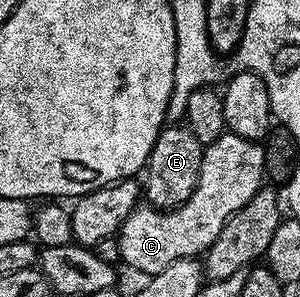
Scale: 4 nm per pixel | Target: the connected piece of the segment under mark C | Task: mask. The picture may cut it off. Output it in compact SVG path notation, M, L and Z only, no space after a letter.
M232 134L220 136L214 144L205 148L199 182L195 186L191 198L187 198L187 202L168 210L139 206L125 219L120 232L115 237L121 255L120 263L134 268L137 272L145 272L144 275L150 277L167 270L167 266L171 266L171 262L176 260L200 257L208 252L210 246L215 242L215 238L219 238L219 230L223 230L225 223L239 209L247 206L247 202L251 202L253 195L263 187L265 179L265 149L258 141Z

